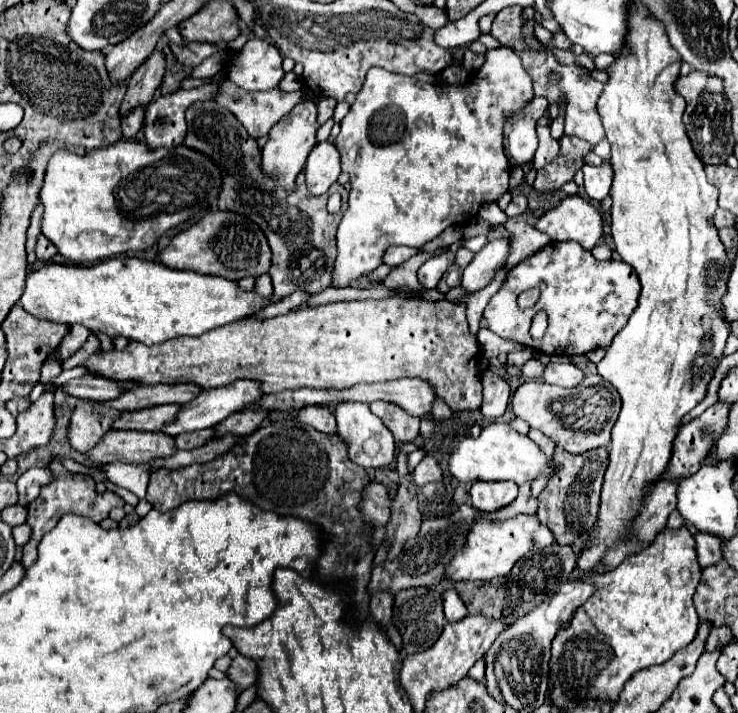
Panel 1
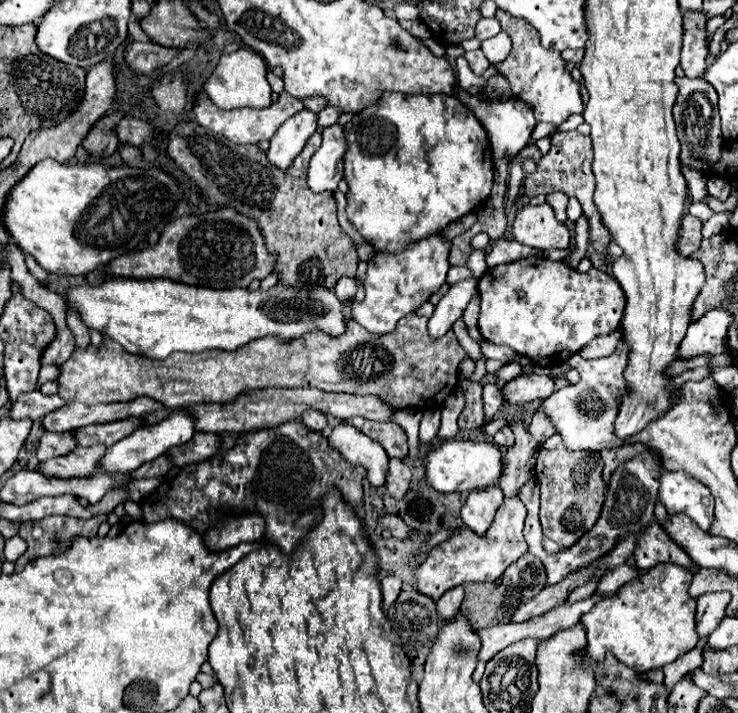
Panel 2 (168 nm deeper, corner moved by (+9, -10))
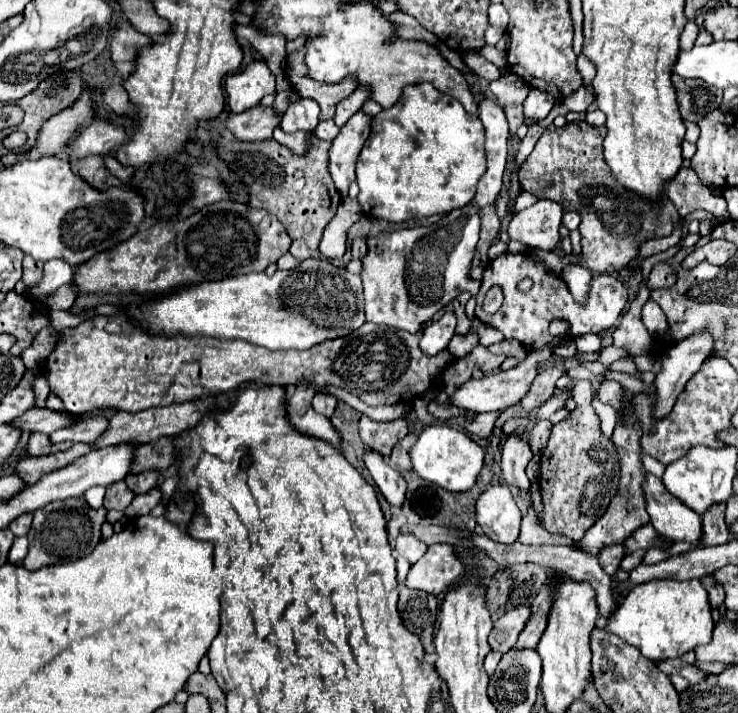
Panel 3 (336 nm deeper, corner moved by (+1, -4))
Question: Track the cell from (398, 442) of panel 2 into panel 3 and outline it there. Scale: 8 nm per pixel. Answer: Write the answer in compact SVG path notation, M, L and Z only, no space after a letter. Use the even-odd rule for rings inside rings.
M361 416L359 434L365 446L381 452L383 456L389 456L393 446L409 434L409 424L405 418L393 422L373 422L371 418Z

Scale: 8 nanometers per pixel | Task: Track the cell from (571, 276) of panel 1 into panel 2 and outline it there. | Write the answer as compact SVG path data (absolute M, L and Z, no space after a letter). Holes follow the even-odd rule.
M543 256L487 268L477 282L477 290L481 336L493 344L513 348L537 366L549 368L565 362L593 338L617 330L625 310L625 294L607 272L591 268L579 274L565 262L553 262ZM519 288L525 292L523 298L515 296Z

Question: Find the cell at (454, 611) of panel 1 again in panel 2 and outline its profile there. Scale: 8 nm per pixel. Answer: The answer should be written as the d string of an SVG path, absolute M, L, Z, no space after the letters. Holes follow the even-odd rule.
M457 586L453 590L449 590L447 594L443 594L439 600L437 600L437 612L441 616L441 620L451 620L459 614L459 606L463 602L463 586Z

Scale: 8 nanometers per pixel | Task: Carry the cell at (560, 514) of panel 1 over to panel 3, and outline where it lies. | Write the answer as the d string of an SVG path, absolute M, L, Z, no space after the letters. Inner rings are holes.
M569 414L553 426L541 454L541 494L545 506L545 530L577 542L607 510L619 484L619 458L615 444L599 428L597 414Z

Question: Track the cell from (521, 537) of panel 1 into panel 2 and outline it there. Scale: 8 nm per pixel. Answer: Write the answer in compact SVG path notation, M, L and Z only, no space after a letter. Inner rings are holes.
M519 496L505 498L485 536L477 536L469 528L461 528L459 532L455 532L455 536L451 536L451 540L441 542L429 552L427 560L415 570L417 590L433 600L439 600L443 592L455 586L467 582L497 580L509 564L517 562L527 552L527 544L523 540L523 522L525 522L525 506L519 500Z

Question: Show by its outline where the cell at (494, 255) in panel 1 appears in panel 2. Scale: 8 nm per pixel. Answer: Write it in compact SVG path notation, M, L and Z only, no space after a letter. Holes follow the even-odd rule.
M469 278L469 280L463 280L463 282L457 282L449 288L449 292L439 300L433 316L429 318L429 336L435 340L435 338L441 338L445 336L453 322L457 318L461 318L467 302L477 294L477 280L475 278Z

